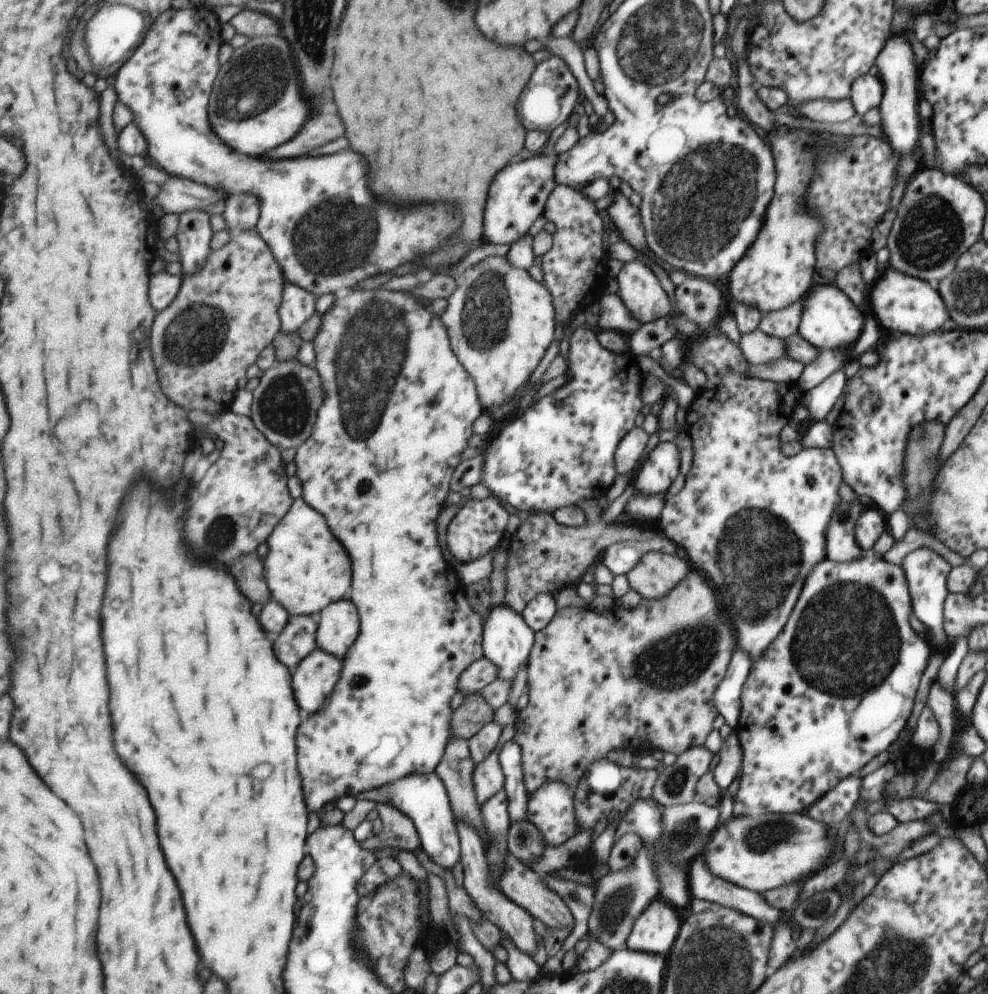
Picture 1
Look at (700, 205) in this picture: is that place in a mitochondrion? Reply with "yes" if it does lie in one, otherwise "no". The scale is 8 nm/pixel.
yes

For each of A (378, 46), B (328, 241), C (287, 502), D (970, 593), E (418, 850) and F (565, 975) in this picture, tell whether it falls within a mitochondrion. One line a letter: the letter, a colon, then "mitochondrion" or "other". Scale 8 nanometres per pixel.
A: other
B: mitochondrion
C: other
D: other
E: other
F: other

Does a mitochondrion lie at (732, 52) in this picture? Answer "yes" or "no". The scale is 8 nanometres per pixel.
no

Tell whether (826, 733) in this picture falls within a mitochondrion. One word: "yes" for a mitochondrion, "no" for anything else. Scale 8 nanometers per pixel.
no

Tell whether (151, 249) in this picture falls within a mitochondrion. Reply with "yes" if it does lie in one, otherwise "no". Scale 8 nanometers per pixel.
no

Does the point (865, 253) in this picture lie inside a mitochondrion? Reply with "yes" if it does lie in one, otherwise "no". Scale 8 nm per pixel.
no

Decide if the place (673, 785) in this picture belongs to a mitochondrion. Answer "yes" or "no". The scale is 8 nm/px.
yes

